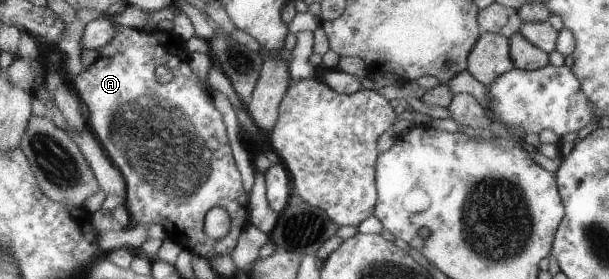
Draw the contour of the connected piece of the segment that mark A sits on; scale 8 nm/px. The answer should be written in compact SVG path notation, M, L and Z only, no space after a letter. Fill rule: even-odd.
M118 25L116 27L115 37L112 37L112 40L99 50L99 56L94 62L89 64L87 68L82 70L73 79L73 85L78 91L79 98L81 98L88 107L89 115L87 125L89 130L93 133L105 154L109 157L113 165L119 169L121 175L123 175L125 179L127 187L126 207L130 219L135 221L137 225L141 223L156 223L162 225L169 239L181 243L183 247L187 247L187 249L191 249L193 253L205 257L207 261L211 261L220 254L229 255L230 252L237 247L241 234L244 232L248 223L251 222L250 197L248 191L245 191L243 175L241 175L241 171L239 171L239 167L237 167L237 161L235 161L235 157L233 157L233 147L231 147L229 137L227 137L227 125L225 125L225 121L223 121L223 113L217 109L217 105L215 105L215 101L213 101L213 95L211 95L207 83L206 86L201 85L201 81L199 81L197 75L193 73L193 69L191 69L191 65L189 65L189 53L185 49L184 42L185 41L174 31L163 31L161 29L155 31L138 30L125 25ZM159 65L166 66L173 74L173 79L167 84L161 83L161 81L157 79L155 69L157 69ZM214 210L227 211L232 217L231 229L229 233L221 239L209 237L205 231L206 215Z

